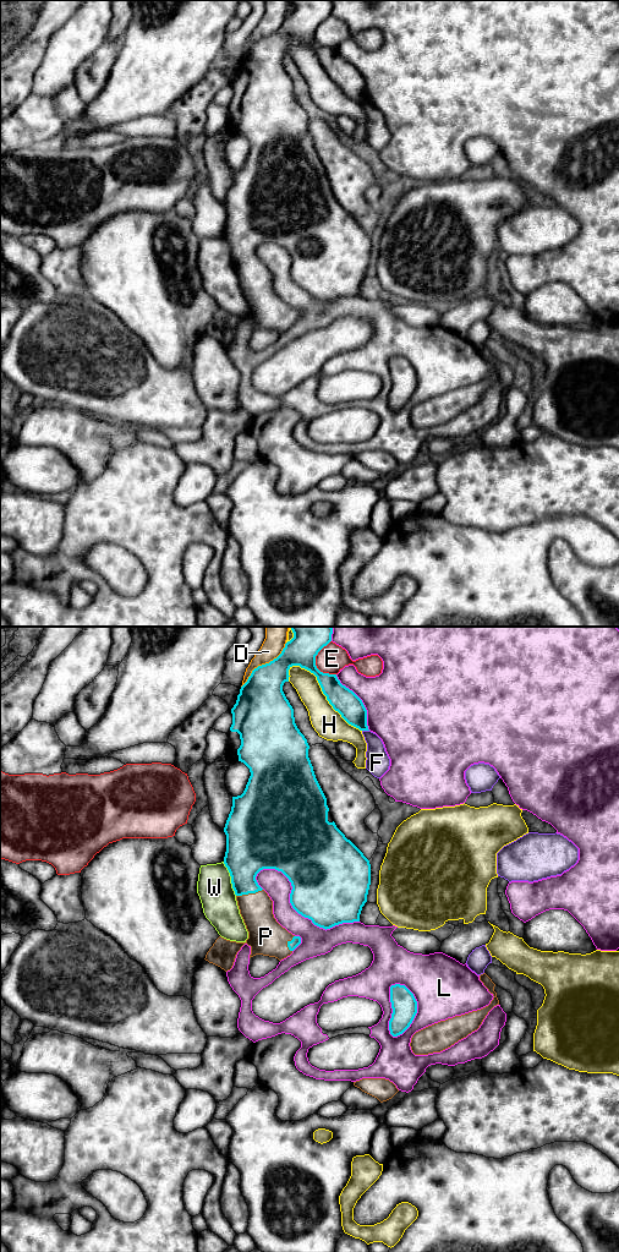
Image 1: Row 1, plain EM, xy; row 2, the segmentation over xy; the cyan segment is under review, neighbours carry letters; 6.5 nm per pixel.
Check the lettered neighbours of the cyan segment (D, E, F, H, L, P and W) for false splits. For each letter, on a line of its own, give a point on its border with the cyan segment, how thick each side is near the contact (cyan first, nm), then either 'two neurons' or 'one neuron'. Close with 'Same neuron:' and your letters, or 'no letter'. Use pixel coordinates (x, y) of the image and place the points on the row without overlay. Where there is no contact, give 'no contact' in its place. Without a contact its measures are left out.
D: meets cyan in xy at (263, 38); 320 nm thick on the cyan side, 150 nm on the other; two neurons
E: meets cyan in xy at (315, 37); 260 nm thick on the cyan side, 180 nm on the other; two neurons
F: meets cyan in xy at (366, 103); 170 nm thick on the cyan side, 150 nm on the other; two neurons
H: meets cyan in xy at (323, 66); 170 nm thick on the cyan side, 190 nm on the other; two neurons
L: meets cyan in xy at (295, 283); 460 nm thick on the cyan side, 190 nm on the other; two neurons
P: meets cyan in xy at (248, 266); 280 nm thick on the cyan side, 220 nm on the other; one neuron
W: meets cyan in xy at (231, 252); 320 nm thick on the cyan side, 240 nm on the other; two neurons
Same neuron: P

